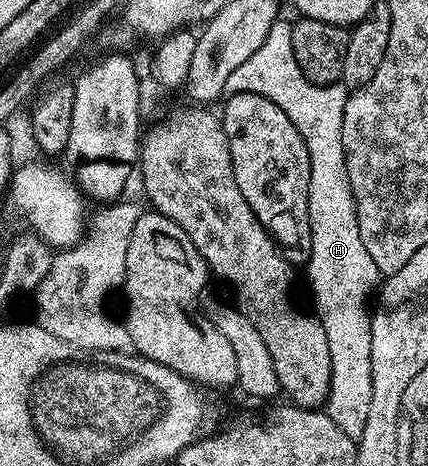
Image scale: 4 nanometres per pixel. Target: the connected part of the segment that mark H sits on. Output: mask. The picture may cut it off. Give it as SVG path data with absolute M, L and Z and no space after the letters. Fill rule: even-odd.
M278 20L273 23L267 40L227 76L225 94L262 94L267 96L283 112L287 112L287 120L295 124L299 136L307 144L307 152L311 160L311 184L309 185L309 215L311 216L311 252L307 269L309 269L309 290L313 293L315 317L320 322L327 336L327 349L331 354L331 388L329 399L325 401L324 411L343 428L347 436L360 440L363 428L367 428L367 416L371 416L371 396L373 395L373 377L371 376L371 317L370 307L365 307L369 293L376 291L382 285L383 276L379 268L375 268L375 260L363 248L363 240L359 237L357 209L351 192L351 180L347 180L347 160L343 152L343 108L347 104L350 91L344 82L332 82L326 86L315 84L303 76L299 64L295 60L295 52L291 48L292 23Z

